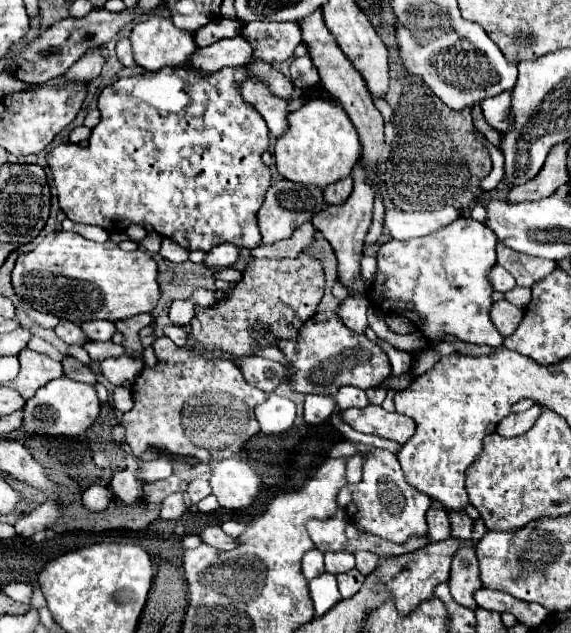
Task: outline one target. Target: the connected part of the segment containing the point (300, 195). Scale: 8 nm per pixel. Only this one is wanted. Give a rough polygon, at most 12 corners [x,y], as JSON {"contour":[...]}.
{"contour":[[275,182],[257,214],[263,244],[327,208],[319,186]]}

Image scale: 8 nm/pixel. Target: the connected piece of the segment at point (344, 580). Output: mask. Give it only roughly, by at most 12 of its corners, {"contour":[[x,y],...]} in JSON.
{"contour":[[353,568],[339,574],[341,598],[359,592],[365,576]]}

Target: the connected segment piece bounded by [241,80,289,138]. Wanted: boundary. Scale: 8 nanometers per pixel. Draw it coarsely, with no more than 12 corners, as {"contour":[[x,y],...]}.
{"contour":[[245,80],[241,94],[265,118],[269,132],[287,132],[289,102],[259,80]]}

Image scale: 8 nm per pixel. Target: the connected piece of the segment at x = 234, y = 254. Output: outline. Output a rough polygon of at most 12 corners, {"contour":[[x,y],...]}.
{"contour":[[225,242],[205,256],[205,266],[225,268],[239,260],[239,246]]}

